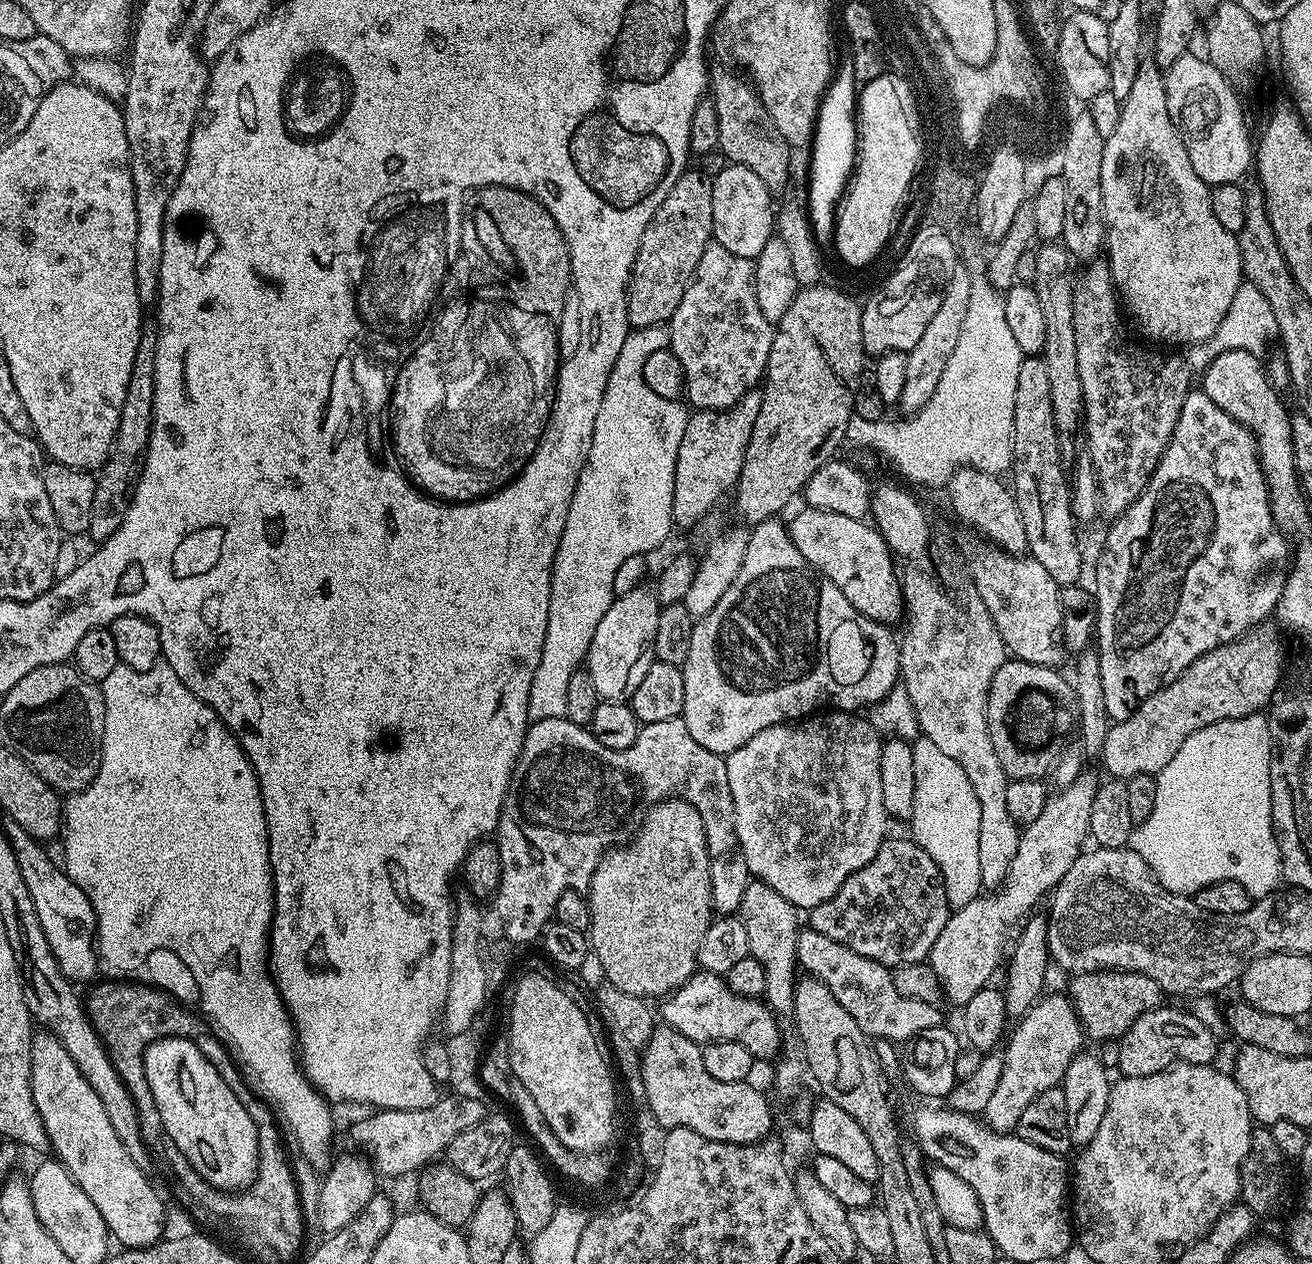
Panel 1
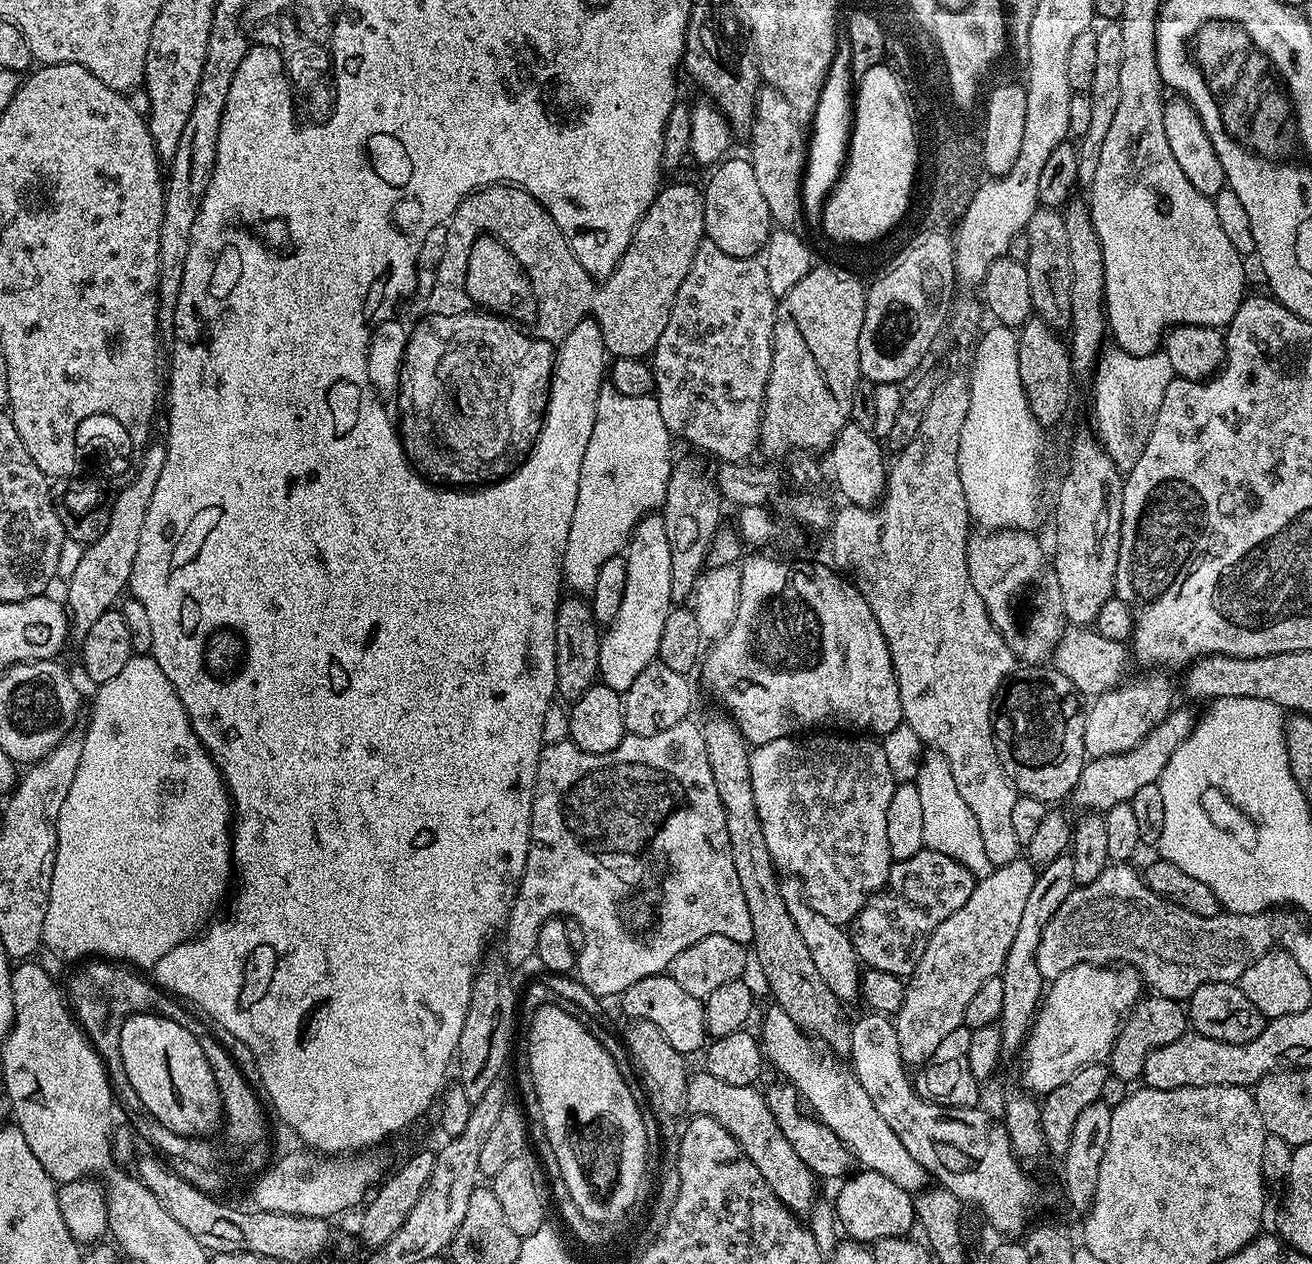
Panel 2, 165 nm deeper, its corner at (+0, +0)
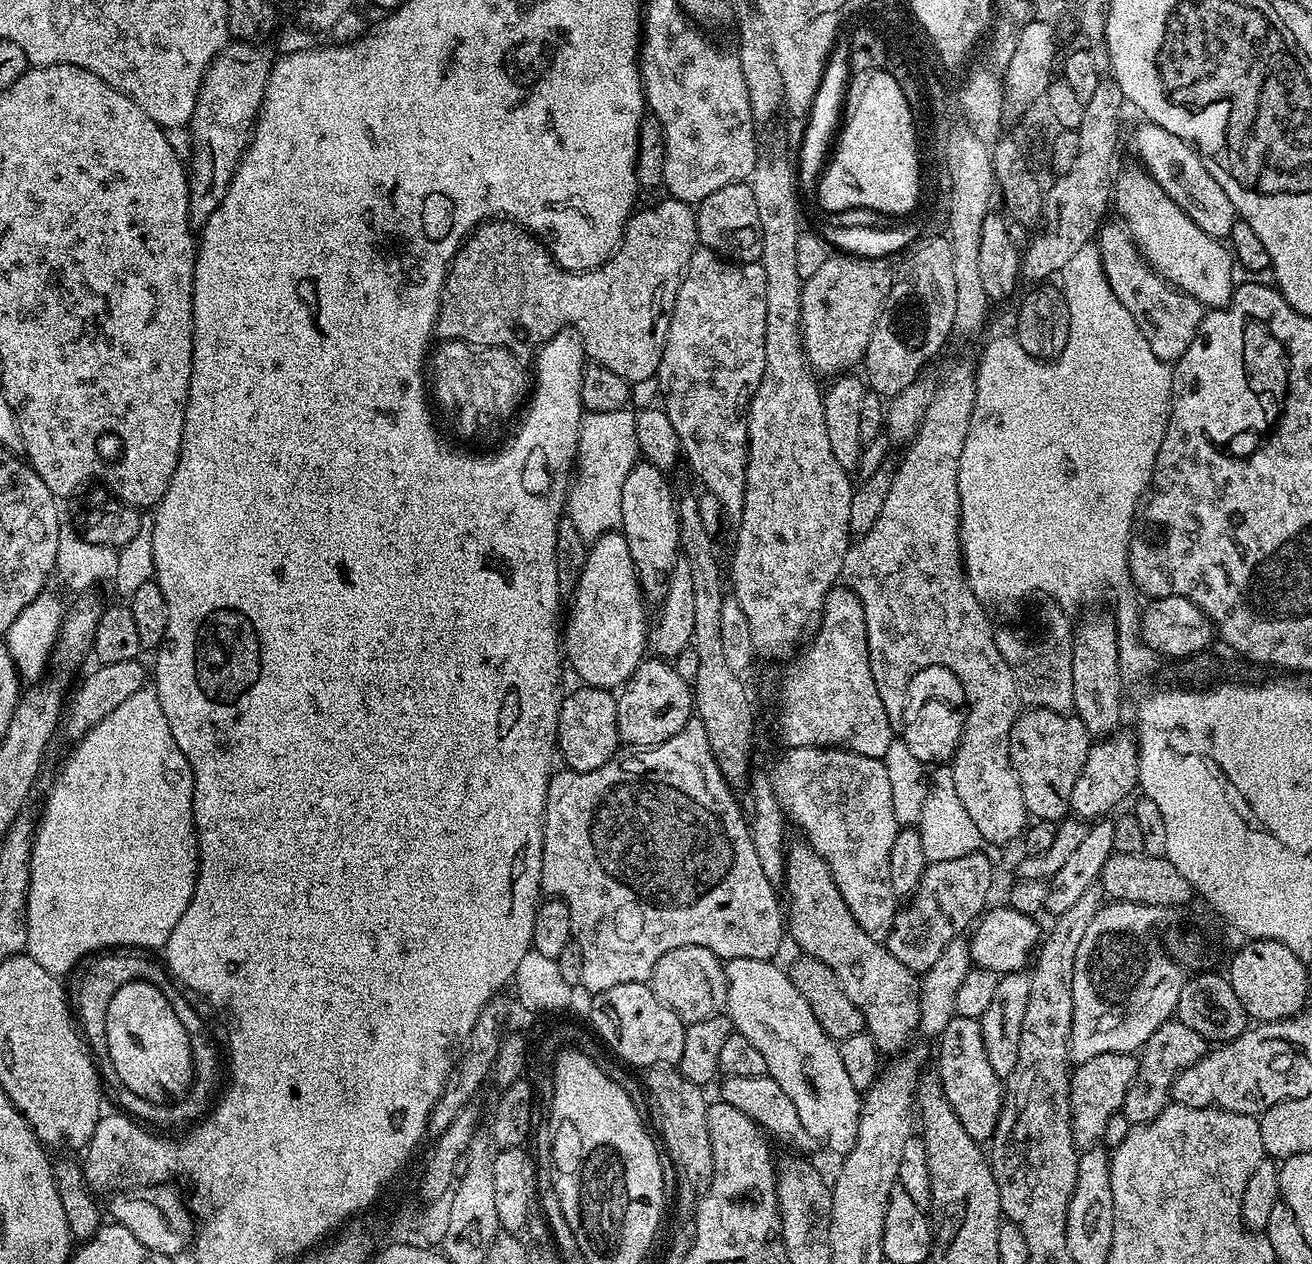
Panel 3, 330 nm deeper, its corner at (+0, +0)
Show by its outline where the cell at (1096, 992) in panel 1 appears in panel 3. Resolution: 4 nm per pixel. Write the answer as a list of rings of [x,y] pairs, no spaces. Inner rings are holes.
[[[1173,1018],[1162,1026],[1158,1026],[1158,1030],[1154,1030],[1154,1034],[1150,1034],[1150,1038],[1144,1043],[1143,1048],[1139,1049],[1136,1077],[1130,1090],[1126,1090],[1122,1111],[1130,1124],[1132,1126],[1148,1124],[1154,1118],[1158,1118],[1158,1114],[1162,1114],[1162,1110],[1172,1100],[1172,1083],[1176,1075],[1186,1066],[1194,1066],[1194,1062],[1201,1060],[1209,1048],[1209,1041],[1204,1040],[1195,1030],[1190,1030],[1190,1026],[1186,1026],[1181,1020]]]

